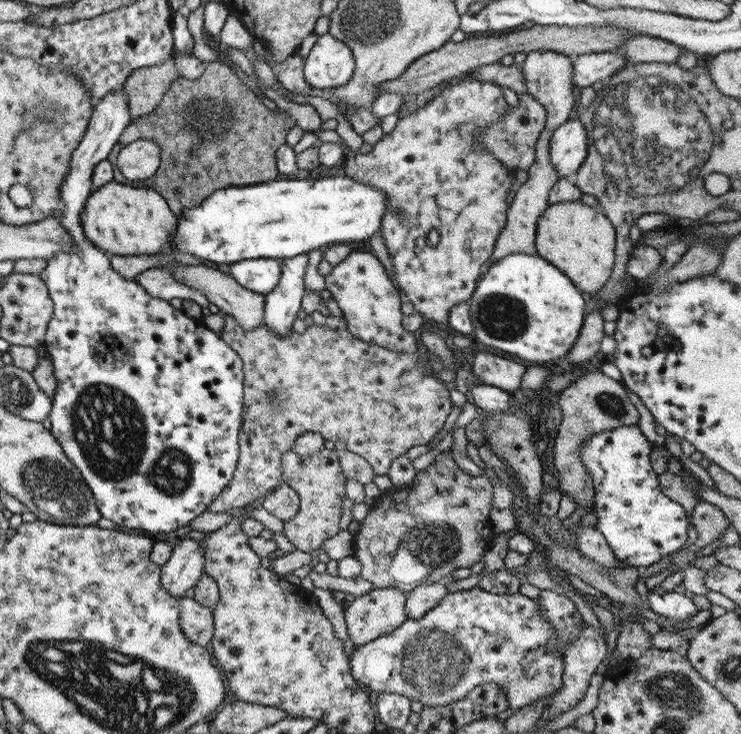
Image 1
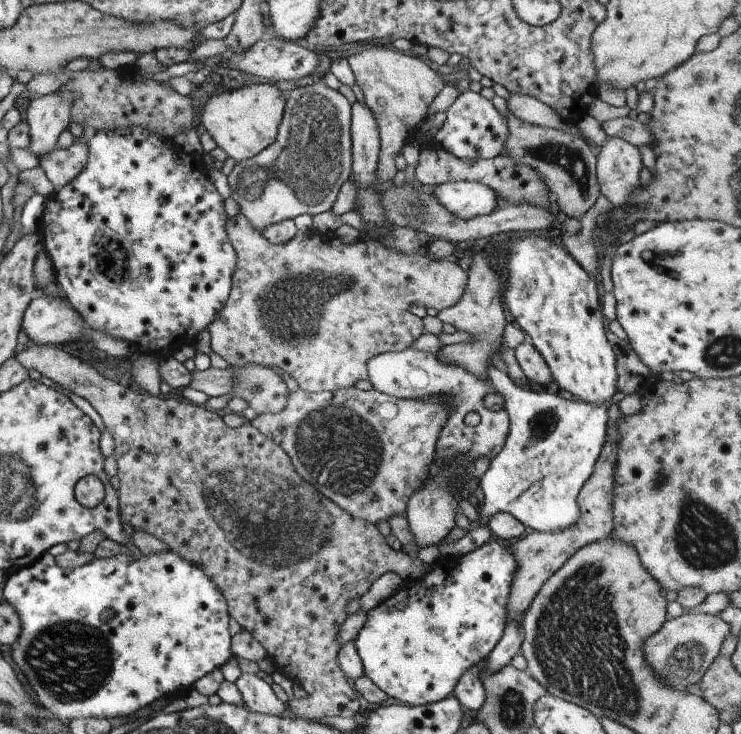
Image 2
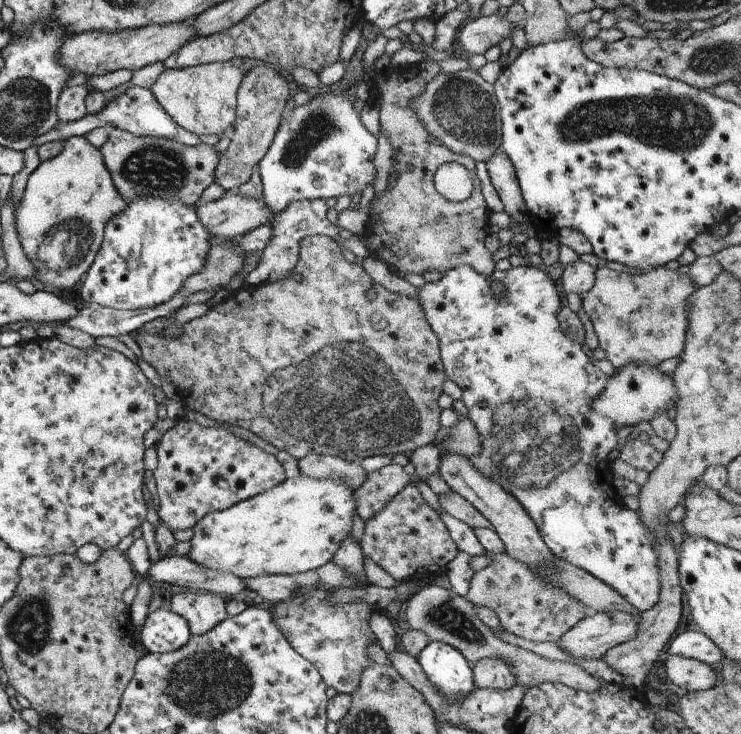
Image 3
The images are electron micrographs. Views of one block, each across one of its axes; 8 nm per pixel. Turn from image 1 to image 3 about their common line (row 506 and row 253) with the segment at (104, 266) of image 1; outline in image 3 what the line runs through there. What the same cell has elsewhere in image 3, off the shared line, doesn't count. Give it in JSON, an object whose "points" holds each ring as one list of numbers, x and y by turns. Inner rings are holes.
{"points":[[151,195,137,197,126,204,125,210,106,222,100,247,83,274,77,296,86,304,95,303,115,310,154,307,179,292,183,281,203,266,204,258,210,249,207,240,209,233,199,222,193,206,185,206,176,199,160,199]]}

